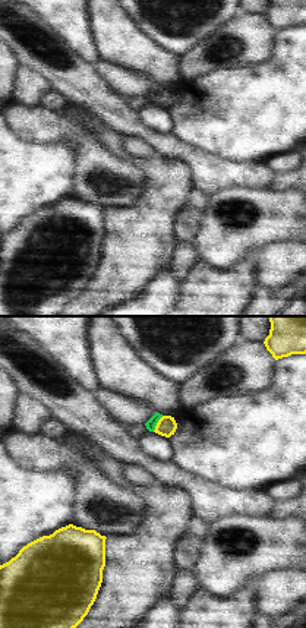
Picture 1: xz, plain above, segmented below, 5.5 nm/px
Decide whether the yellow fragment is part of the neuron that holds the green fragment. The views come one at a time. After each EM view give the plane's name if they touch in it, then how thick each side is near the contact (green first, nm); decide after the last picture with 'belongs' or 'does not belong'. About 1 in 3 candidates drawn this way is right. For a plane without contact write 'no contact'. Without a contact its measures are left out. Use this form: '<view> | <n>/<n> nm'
xz | 60/110 nm

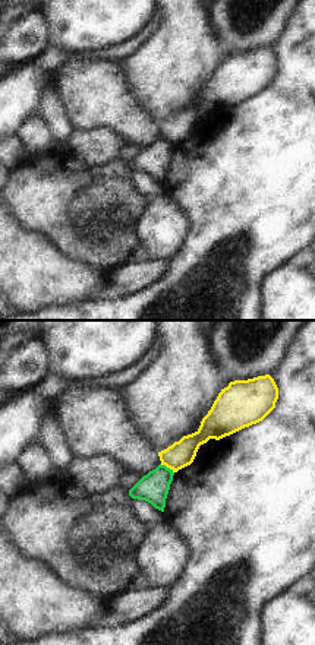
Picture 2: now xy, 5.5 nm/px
xy | 160/150 nm

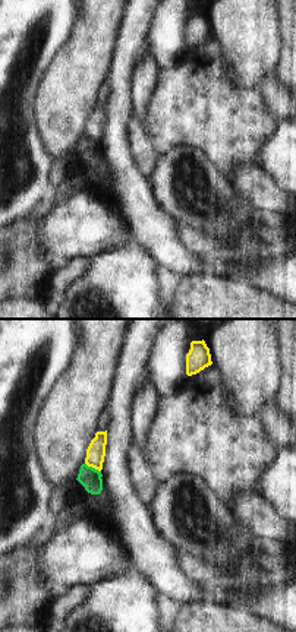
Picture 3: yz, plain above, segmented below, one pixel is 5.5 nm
yz | 120/110 nm

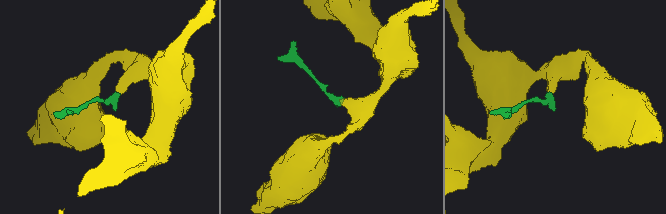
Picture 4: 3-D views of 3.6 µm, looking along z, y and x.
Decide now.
does not belong

